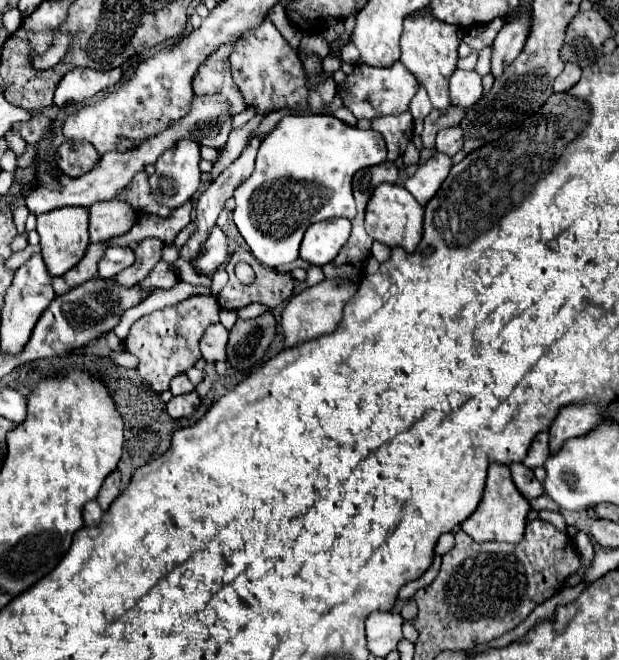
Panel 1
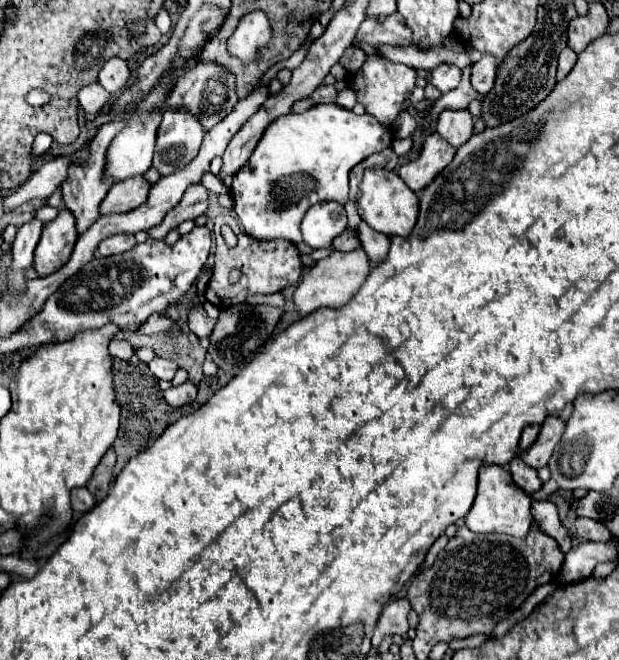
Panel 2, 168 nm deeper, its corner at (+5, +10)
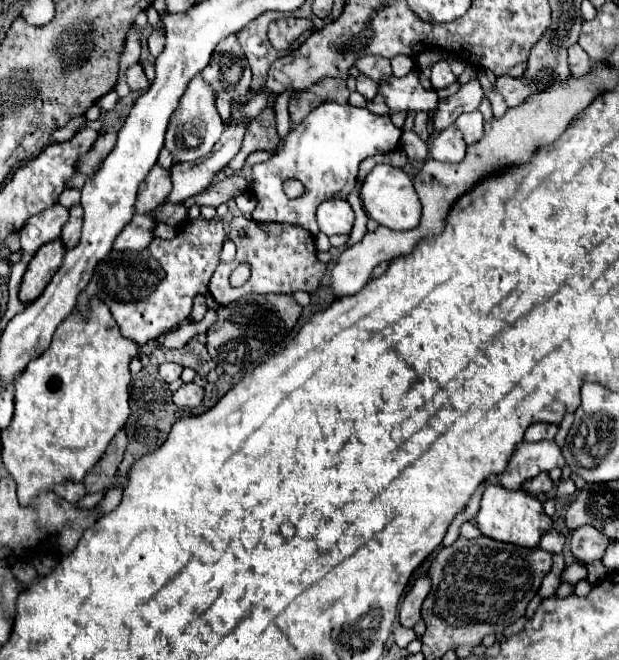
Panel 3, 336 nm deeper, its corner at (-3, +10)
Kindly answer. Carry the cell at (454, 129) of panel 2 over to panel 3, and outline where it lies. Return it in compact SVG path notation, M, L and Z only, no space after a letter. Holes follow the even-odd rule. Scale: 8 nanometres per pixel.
M469 112L469 114L461 114L455 120L455 126L463 132L463 140L465 144L477 144L483 138L483 116L481 112Z

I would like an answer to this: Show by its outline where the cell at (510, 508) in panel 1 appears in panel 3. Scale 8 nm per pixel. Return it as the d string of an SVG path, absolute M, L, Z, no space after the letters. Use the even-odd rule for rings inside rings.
M487 484L483 498L481 498L481 510L477 514L477 526L483 536L489 536L493 540L501 542L513 542L519 546L537 546L541 534L551 526L551 518L543 516L543 504L527 494L525 490L507 490L501 484Z

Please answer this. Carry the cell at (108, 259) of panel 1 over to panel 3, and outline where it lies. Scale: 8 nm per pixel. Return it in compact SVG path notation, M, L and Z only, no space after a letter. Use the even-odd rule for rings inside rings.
M135 214L133 220L121 230L117 240L113 242L113 248L115 250L141 250L151 242L153 228L155 224L151 216Z

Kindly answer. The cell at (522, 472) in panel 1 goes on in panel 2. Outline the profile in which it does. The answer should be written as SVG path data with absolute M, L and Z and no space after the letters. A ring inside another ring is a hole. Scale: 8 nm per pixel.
M513 458L513 460L509 462L509 472L511 472L511 476L513 476L513 482L515 482L521 490L525 490L527 494L533 494L533 492L541 490L541 486L543 486L543 482L541 482L541 478L537 476L537 472L535 472L533 468L529 468L521 458Z

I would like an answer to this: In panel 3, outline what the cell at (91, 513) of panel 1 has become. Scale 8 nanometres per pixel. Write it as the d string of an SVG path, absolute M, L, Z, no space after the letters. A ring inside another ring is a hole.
M65 482L65 486L57 486L57 492L61 498L65 498L67 502L79 502L87 492L85 492L85 486L81 482Z

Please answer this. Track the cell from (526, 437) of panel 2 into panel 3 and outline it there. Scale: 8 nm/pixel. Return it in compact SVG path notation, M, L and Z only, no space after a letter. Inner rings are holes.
M533 424L527 428L525 432L525 440L527 442L539 442L539 440L551 440L557 434L557 426L555 424Z

